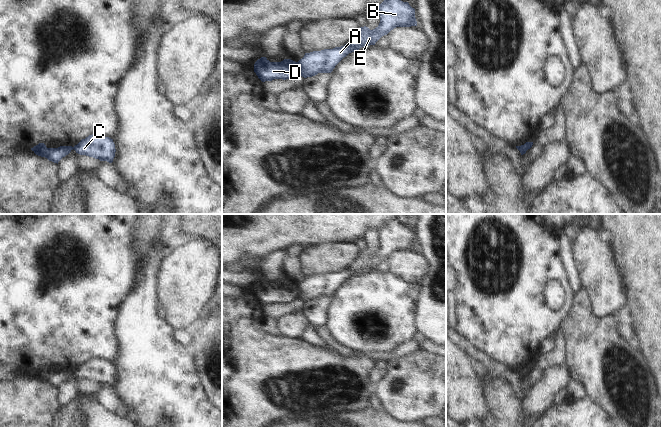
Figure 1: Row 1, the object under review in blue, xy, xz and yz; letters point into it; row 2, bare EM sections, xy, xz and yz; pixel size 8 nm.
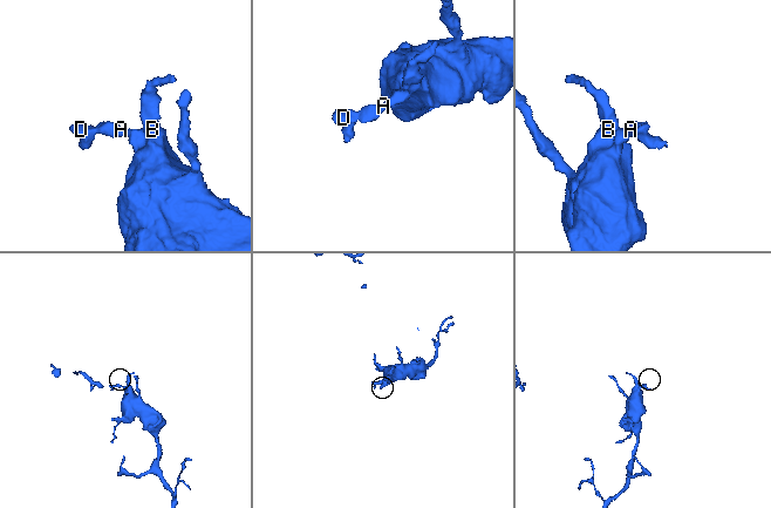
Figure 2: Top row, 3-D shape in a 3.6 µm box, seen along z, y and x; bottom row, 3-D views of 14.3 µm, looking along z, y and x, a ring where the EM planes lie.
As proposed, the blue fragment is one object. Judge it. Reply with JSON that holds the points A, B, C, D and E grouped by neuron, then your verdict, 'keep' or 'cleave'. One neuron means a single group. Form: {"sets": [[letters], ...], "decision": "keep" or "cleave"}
{"sets": [["A", "B", "C", "E"], ["D"]], "decision": "cleave"}

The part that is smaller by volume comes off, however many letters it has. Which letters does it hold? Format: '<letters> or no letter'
D

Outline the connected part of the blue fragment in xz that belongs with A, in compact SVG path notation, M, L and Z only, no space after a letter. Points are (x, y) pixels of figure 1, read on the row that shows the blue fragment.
M384 0L378 6L378 12L380 23L375 29L360 27L358 34L344 46L305 53L298 61L298 74L307 78L318 73L331 73L349 53L358 51L362 47L375 45L382 36L387 35L394 28L417 26L415 9L408 2Z

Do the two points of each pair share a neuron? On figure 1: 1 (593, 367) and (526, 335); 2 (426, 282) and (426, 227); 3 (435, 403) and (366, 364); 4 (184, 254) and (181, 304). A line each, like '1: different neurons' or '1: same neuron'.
1: different neurons
2: same neuron
3: different neurons
4: same neuron

